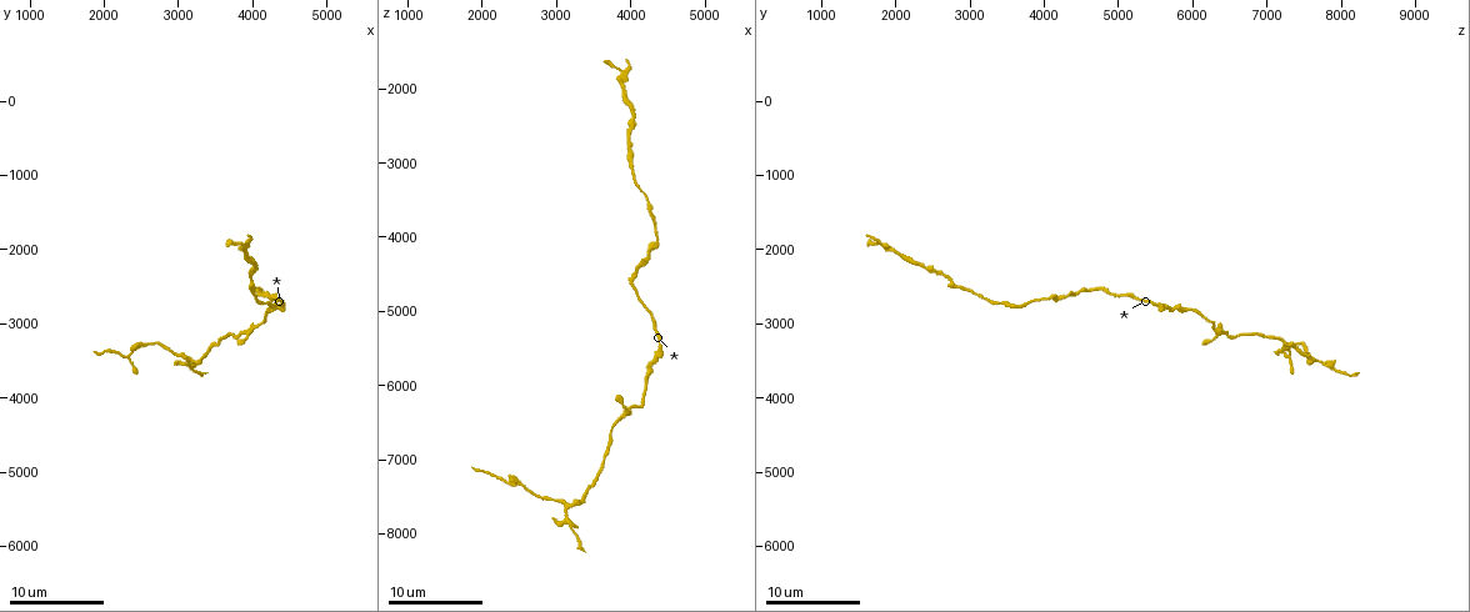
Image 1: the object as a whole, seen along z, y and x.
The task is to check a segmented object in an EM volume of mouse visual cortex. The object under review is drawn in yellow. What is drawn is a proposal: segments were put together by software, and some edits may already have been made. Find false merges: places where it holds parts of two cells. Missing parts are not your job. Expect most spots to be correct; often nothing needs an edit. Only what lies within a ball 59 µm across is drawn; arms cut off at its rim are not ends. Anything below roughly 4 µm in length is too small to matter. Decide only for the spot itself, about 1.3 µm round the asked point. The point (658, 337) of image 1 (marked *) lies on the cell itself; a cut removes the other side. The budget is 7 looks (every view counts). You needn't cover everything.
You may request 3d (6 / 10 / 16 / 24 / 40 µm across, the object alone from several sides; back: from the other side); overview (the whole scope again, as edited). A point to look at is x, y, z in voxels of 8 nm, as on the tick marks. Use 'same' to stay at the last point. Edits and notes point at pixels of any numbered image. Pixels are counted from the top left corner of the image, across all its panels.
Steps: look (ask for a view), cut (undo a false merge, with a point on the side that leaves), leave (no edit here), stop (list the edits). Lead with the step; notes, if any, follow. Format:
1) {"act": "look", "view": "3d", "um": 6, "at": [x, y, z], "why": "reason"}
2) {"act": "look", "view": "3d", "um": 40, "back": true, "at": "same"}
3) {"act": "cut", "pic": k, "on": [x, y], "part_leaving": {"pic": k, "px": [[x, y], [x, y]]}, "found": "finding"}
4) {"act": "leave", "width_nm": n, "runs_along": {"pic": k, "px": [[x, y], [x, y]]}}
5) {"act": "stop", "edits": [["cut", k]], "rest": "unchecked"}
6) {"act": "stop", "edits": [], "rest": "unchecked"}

{"act": "look", "view": "3d", "um": 16, "at": [3850, 3150, 6500], "why": "sudden change in width"}

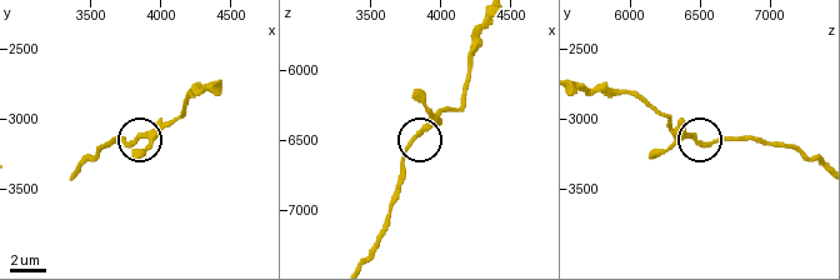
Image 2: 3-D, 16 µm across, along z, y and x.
{"act": "leave", "width_nm": 260, "found": "all the same cell"}

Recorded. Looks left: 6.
{"act": "look", "view": "3d", "um": 6, "at": [3550, 3200, 7200], "why": "sudden change in width"}

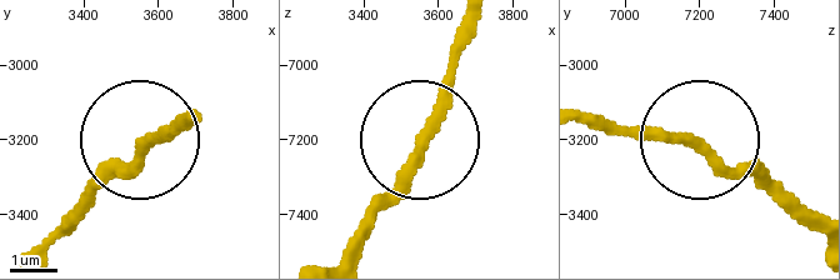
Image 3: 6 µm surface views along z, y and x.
{"act": "look", "view": "3d", "um": 6, "back": true, "at": [3560, 3230, 7220], "why": "other side"}

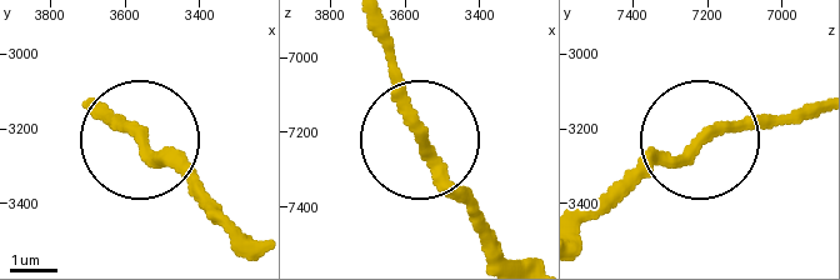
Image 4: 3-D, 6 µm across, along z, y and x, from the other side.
{"act": "leave", "runs_along": {"pic": 4, "px": [[88, 108], [206, 199]]}, "found": "all the same cell"}

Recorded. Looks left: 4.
{"act": "look", "view": "3d", "um": 16, "at": [4050, 2200, 2350], "why": "narrows sharply"}

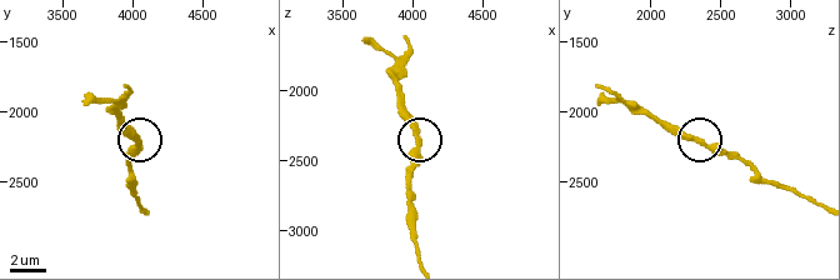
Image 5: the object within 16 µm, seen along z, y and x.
{"act": "look", "view": "3d", "um": 6, "at": [4040, 2220, 2360]}

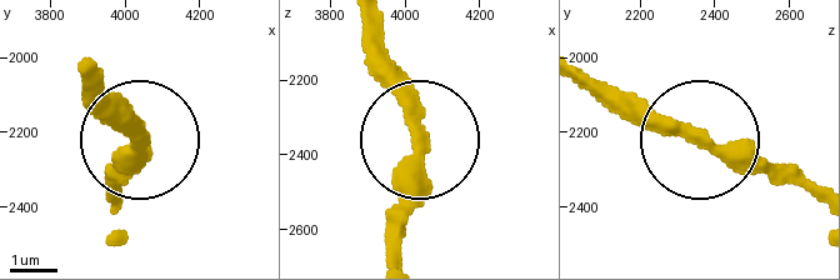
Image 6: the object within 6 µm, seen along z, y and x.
{"act": "leave", "runs_along": {"pic": 6, "px": [[816, 198], [660, 134], [616, 94]]}, "found": "continuous, no second cell"}

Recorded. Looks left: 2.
{"act": "look", "view": "3d", "um": 10, "at": [4000, 2550, 3050], "why": "sudden change in width"}

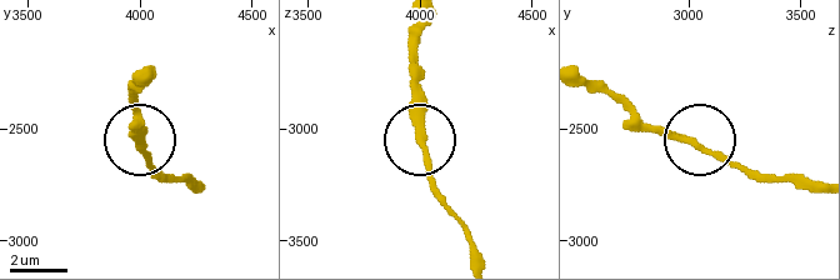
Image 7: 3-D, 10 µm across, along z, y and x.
{"act": "look", "view": "3d", "um": 10, "back": true, "at": [4000, 2580, 3030]}

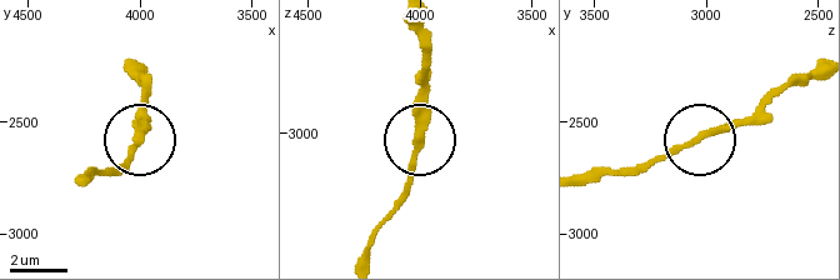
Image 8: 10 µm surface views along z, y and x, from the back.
{"act": "leave", "found": "continuous, no second cell"}

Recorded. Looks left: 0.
{"act": "stop", "edits": [], "rest": "unchecked"}

